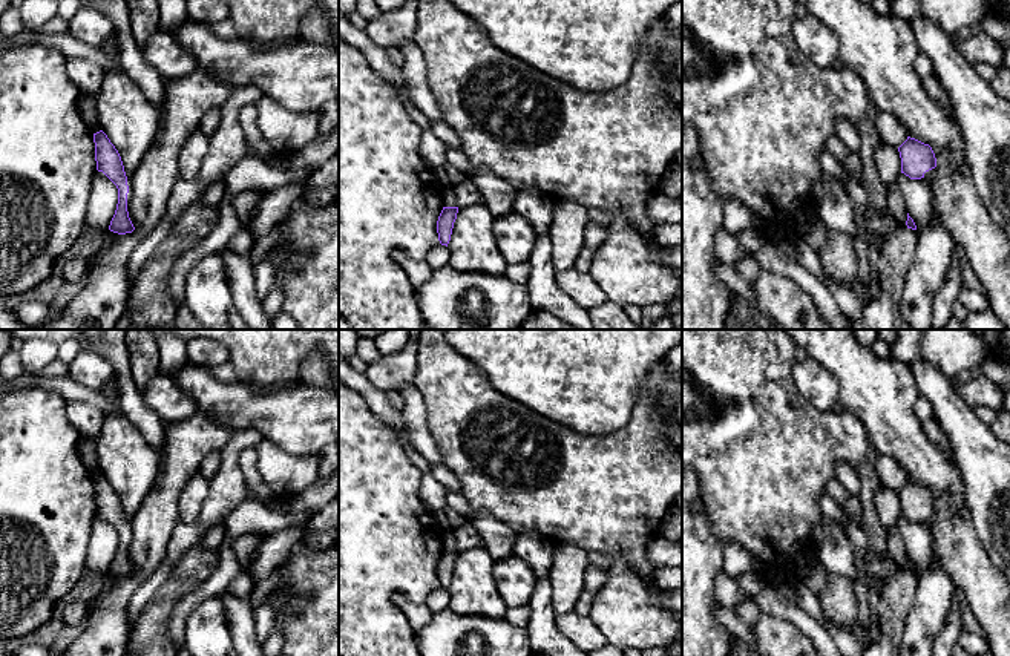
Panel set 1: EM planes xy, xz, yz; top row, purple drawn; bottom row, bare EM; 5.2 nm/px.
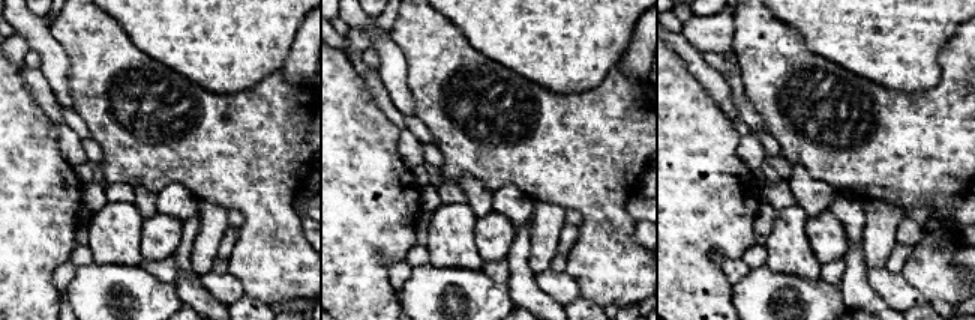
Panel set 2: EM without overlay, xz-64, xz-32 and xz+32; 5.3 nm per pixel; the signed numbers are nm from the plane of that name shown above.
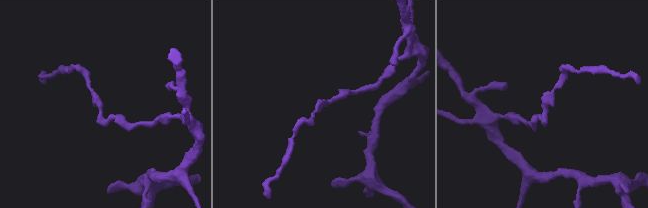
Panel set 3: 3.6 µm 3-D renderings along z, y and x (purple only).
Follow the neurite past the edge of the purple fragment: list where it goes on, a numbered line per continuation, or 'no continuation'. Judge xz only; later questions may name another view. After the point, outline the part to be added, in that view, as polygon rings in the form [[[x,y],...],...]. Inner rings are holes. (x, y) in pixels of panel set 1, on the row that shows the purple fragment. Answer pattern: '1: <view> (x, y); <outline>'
no continuation

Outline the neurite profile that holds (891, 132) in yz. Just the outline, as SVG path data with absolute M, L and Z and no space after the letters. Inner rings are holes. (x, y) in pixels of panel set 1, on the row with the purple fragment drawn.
M874 109L871 126L880 133L881 143L900 147L907 139L904 126L887 112Z

